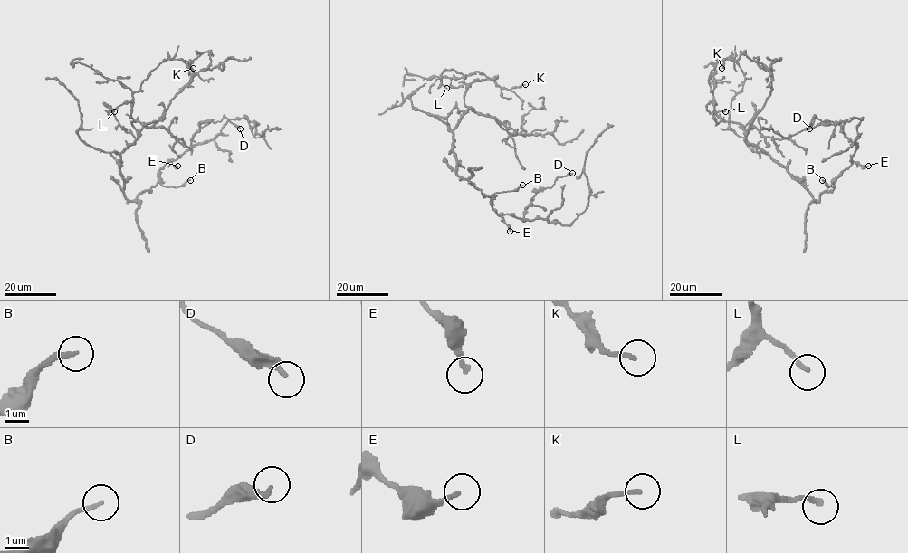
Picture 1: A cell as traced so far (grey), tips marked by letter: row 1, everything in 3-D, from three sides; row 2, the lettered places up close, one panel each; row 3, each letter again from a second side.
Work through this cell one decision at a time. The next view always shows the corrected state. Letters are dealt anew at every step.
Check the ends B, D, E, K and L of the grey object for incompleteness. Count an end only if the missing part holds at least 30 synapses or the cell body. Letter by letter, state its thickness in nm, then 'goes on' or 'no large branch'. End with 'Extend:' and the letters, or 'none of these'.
B: 180 nm thick; no large branch
D: 220 nm thick; no large branch
E: 180 nm thick; no large branch
K: 170 nm thick; no large branch
L: 220 nm thick; no large branch
Extend: none of these

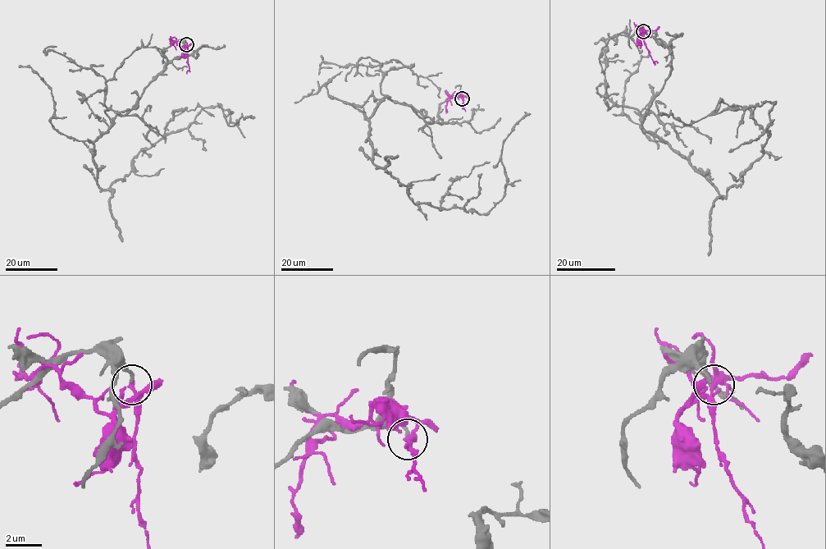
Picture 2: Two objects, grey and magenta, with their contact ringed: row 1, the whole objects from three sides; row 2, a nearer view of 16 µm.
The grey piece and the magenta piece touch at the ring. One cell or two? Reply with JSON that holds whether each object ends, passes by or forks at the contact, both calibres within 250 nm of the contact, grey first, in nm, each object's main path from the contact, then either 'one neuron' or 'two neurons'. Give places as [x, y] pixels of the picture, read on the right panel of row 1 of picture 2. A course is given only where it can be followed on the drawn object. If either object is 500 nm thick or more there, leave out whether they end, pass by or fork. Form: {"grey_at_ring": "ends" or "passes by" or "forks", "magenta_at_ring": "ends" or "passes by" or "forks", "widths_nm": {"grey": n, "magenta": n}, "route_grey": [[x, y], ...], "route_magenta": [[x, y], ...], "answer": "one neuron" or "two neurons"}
{"grey_at_ring": "ends", "magenta_at_ring": "passes by", "widths_nm": {"grey": 160, "magenta": 180}, "route_grey": [[643, 31], [670, 50], [671, 74], [642, 127], [722, 196], [763, 153], [775, 103], [689, 124], [660, 113]], "route_magenta": [[644, 32], [637, 36], [641, 34], [640, 29], [656, 30], [659, 26]], "answer": "two neurons"}

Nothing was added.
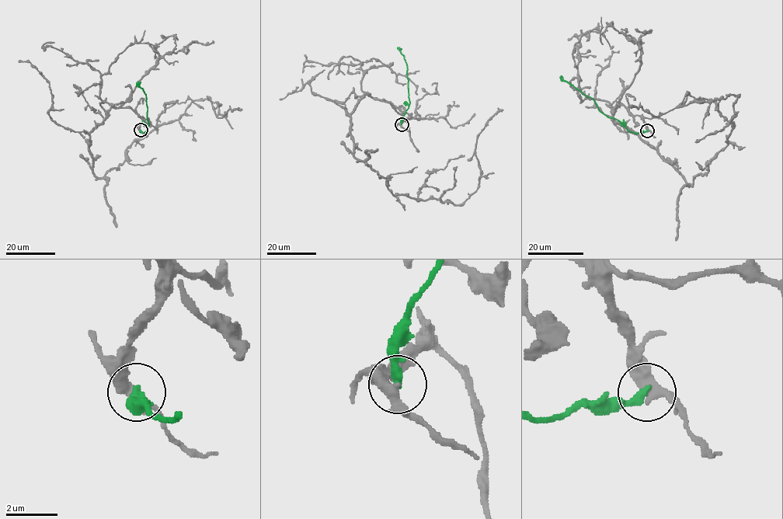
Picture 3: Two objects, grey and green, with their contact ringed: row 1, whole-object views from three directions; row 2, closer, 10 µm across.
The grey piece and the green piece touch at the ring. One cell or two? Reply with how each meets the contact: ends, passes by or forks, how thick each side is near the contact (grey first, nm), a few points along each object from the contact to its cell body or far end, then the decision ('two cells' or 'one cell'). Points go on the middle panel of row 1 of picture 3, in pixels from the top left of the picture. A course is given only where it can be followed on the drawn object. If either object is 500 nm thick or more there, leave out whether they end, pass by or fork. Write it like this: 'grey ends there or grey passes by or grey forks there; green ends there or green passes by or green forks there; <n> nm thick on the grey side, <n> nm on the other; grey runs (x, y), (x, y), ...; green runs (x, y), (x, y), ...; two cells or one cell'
grey passes by; green ends there; 440 nm thick on the grey side, 320 nm on the other; grey runs (401, 124), (366, 94), (354, 156), (394, 195), (461, 205), (478, 184), (477, 136), (502, 109); green runs (401, 124), (401, 118), (409, 102), (407, 64), (397, 47); two cells

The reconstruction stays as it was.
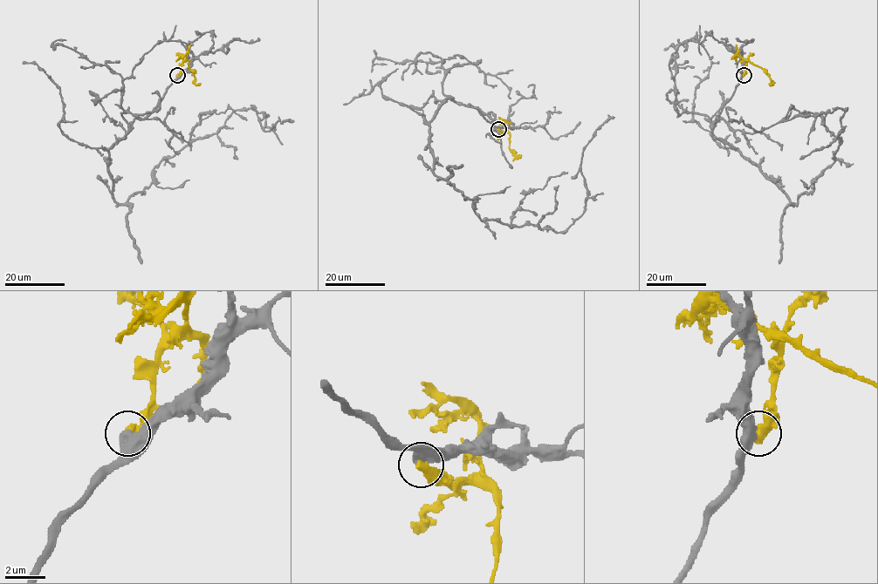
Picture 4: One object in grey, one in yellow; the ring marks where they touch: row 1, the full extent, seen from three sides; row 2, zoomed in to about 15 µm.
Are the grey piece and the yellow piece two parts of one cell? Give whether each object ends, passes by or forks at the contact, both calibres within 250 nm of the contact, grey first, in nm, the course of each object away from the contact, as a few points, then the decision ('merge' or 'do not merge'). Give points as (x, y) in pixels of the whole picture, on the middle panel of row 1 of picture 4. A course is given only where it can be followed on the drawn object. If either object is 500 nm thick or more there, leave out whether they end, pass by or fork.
600 nm thick on the grey side, 480 nm on the other; grey runs (497, 129), (448, 98), (429, 124), (434, 173), (483, 220), (564, 232), (585, 207), (583, 149), (614, 117); yellow runs (497, 129), (508, 133), (509, 148), (516, 157), (521, 154); do not merge

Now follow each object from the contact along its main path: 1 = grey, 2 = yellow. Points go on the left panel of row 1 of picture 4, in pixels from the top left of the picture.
1: (177, 75), (108, 150), (120, 204), (234, 111), (264, 113), (264, 131), (293, 120)
2: (177, 75), (181, 64), (188, 61), (195, 83), (200, 83)

